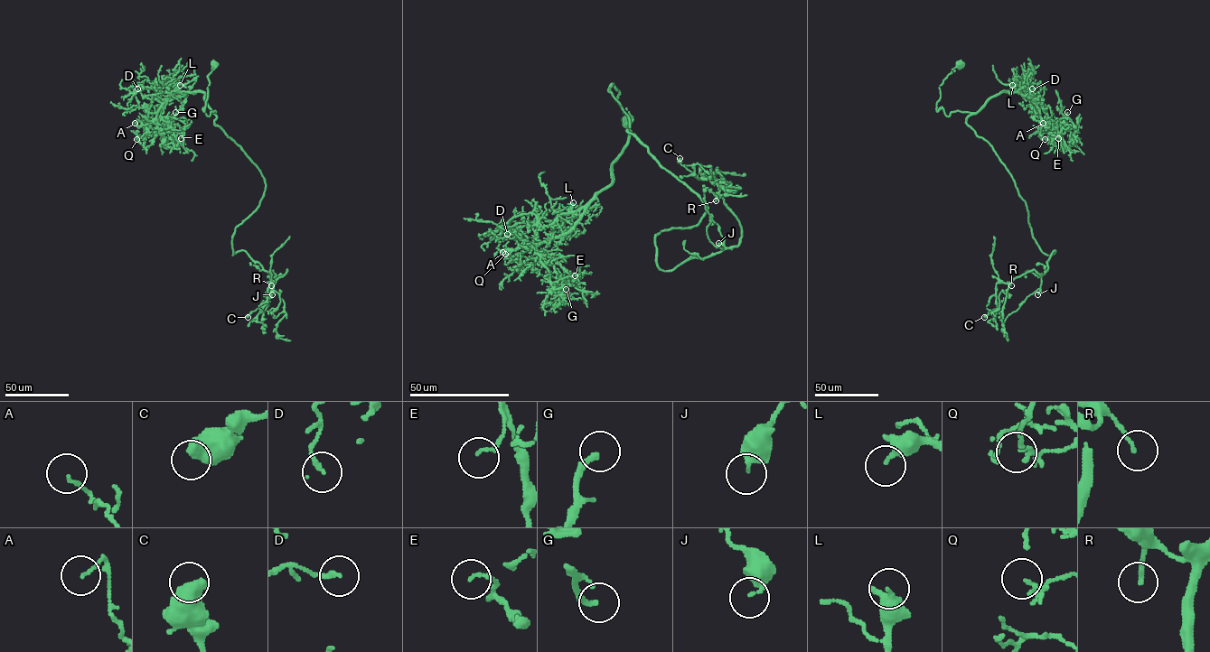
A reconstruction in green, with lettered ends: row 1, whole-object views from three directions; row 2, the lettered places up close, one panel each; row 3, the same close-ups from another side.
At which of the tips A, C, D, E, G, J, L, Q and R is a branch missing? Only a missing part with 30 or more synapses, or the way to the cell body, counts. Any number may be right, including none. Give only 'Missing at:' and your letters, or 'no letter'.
Missing at: G

